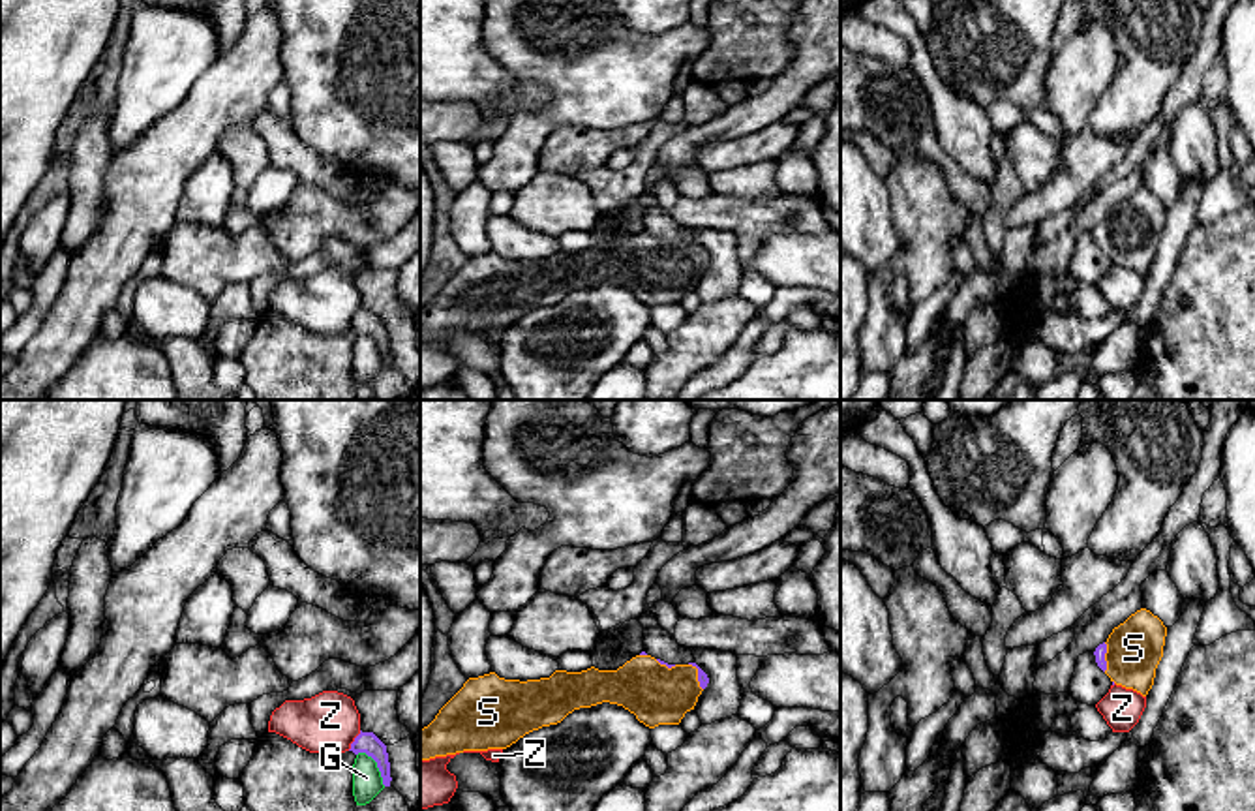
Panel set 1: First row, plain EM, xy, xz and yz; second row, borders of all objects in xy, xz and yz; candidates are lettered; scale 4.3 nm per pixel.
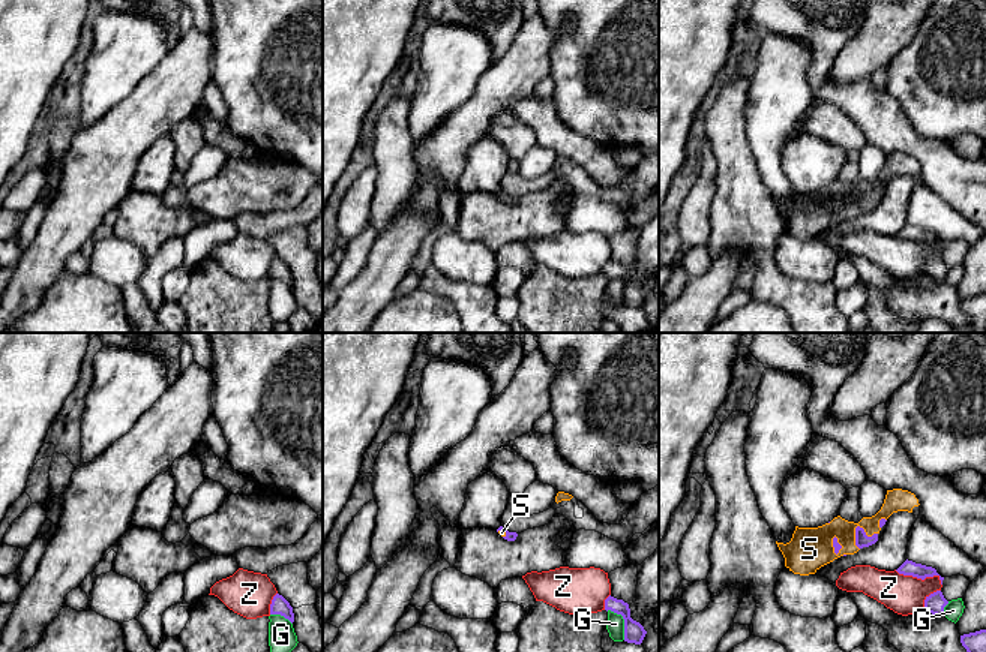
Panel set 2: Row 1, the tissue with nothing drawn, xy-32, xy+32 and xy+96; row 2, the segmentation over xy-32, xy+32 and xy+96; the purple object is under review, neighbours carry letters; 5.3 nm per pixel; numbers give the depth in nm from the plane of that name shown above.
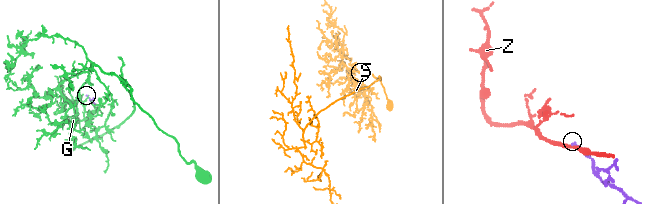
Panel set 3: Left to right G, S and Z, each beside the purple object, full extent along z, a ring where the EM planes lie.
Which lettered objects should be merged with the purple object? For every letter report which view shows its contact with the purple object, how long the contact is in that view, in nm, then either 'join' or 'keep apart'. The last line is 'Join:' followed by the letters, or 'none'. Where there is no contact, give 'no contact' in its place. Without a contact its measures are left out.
G: contact in xy; length 190 nm; keep apart
S: contact in yz; length 130 nm; join
Z: contact in xy; length 110 nm; keep apart
Join: S

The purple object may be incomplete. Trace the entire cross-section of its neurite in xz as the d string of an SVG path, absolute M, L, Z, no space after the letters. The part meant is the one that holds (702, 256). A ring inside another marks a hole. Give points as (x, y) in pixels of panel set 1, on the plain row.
M642 231L617 250L555 250L540 259L469 257L420 310L420 340L463 330L507 329L525 314L561 302L580 287L617 283L649 308L679 304L707 267L696 244L668 244Z

